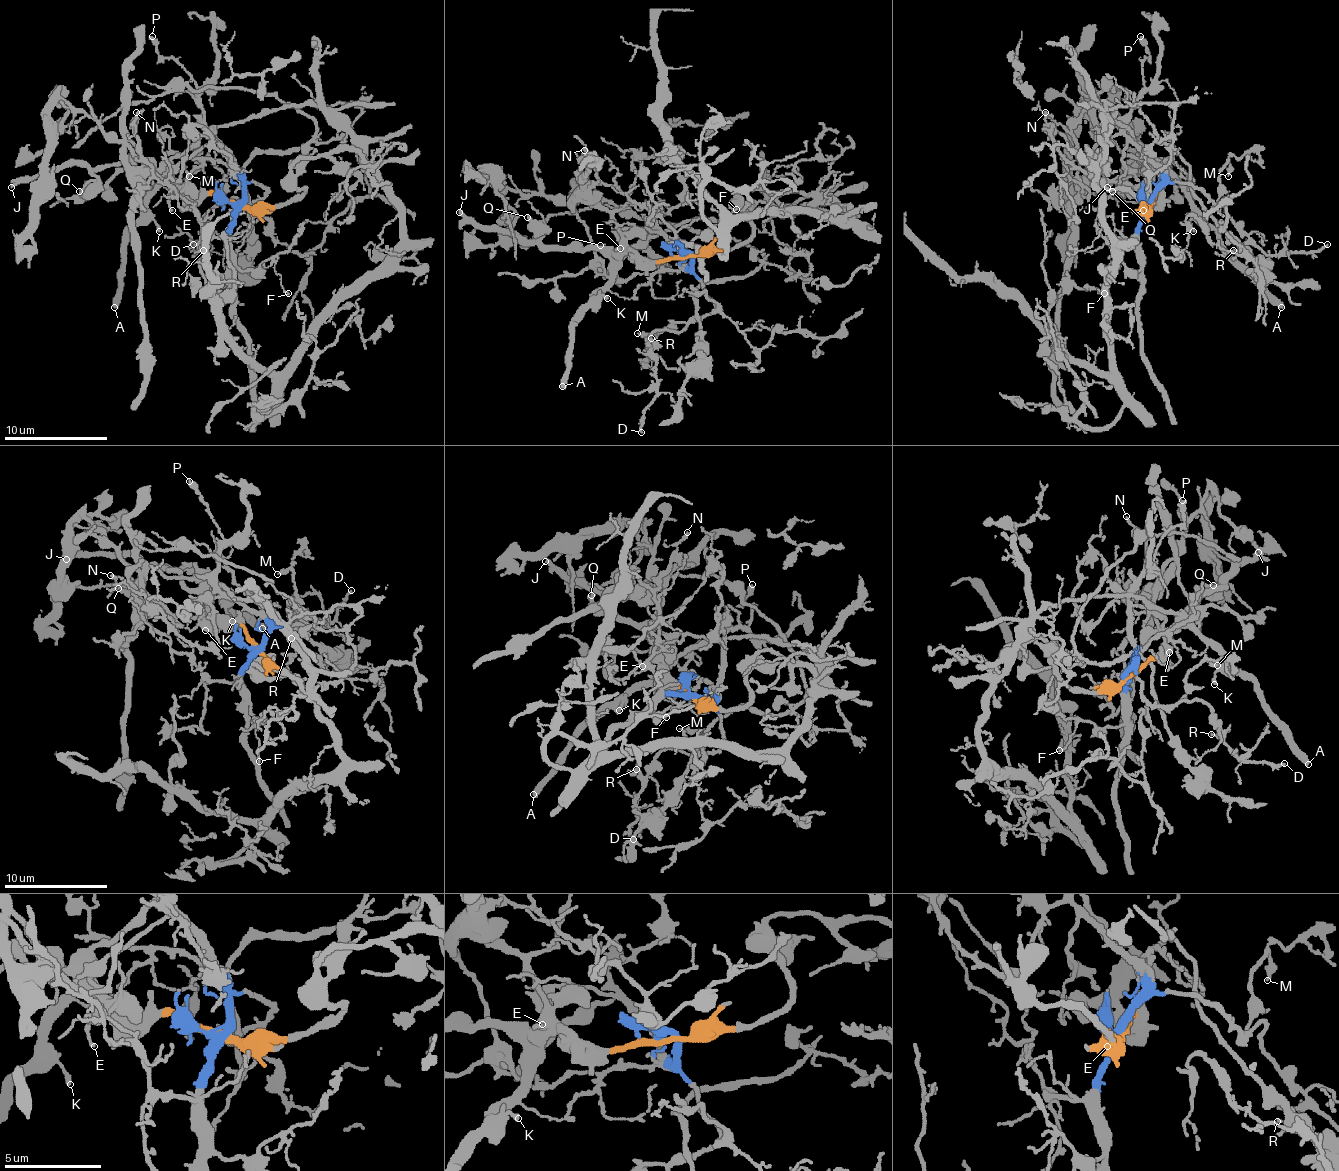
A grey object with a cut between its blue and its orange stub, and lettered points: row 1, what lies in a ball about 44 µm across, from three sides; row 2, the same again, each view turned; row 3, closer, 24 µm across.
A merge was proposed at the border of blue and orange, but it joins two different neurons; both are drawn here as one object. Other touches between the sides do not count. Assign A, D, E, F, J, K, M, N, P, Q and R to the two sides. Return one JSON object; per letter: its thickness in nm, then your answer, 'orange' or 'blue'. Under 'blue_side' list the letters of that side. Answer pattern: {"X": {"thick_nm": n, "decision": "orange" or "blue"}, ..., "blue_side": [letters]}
{"A": {"thick_nm": 480, "decision": "orange"}, "D": {"thick_nm": 180, "decision": "blue"}, "E": {"thick_nm": 150, "decision": "orange"}, "F": {"thick_nm": 120, "decision": "blue"}, "J": {"thick_nm": 240, "decision": "orange"}, "K": {"thick_nm": 200, "decision": "orange"}, "M": {"thick_nm": 240, "decision": "blue"}, "N": {"thick_nm": 200, "decision": "blue"}, "P": {"thick_nm": 360, "decision": "blue"}, "Q": {"thick_nm": 320, "decision": "orange"}, "R": {"thick_nm": 300, "decision": "blue"}, "blue_side": ["D", "F", "M", "N", "P", "R"]}

